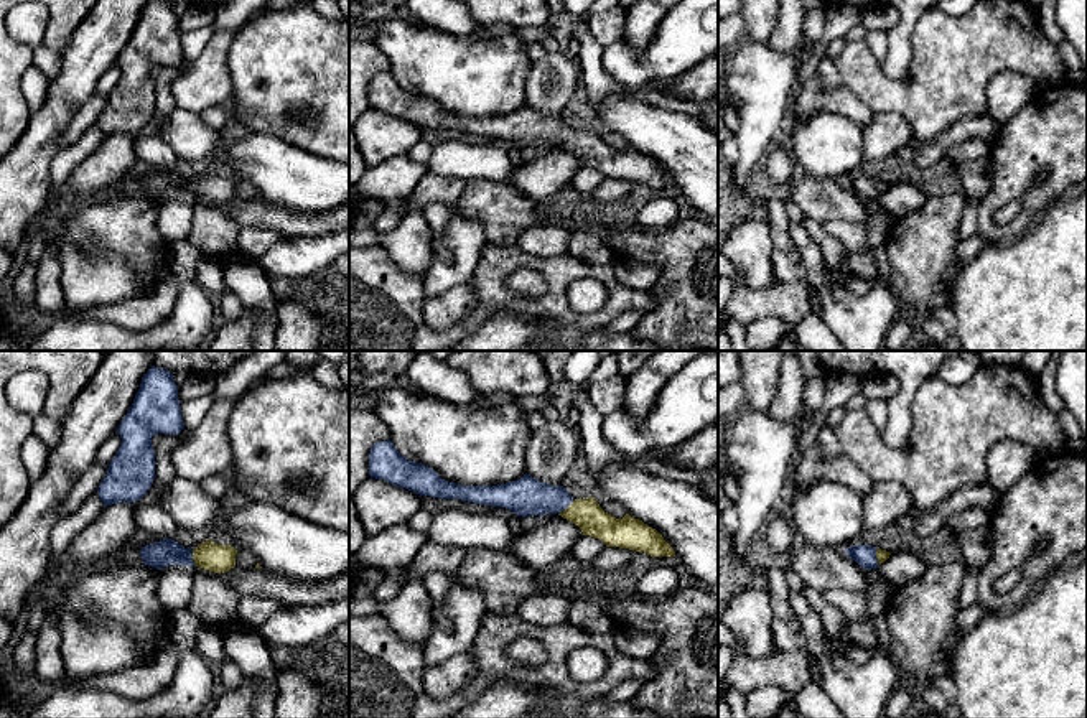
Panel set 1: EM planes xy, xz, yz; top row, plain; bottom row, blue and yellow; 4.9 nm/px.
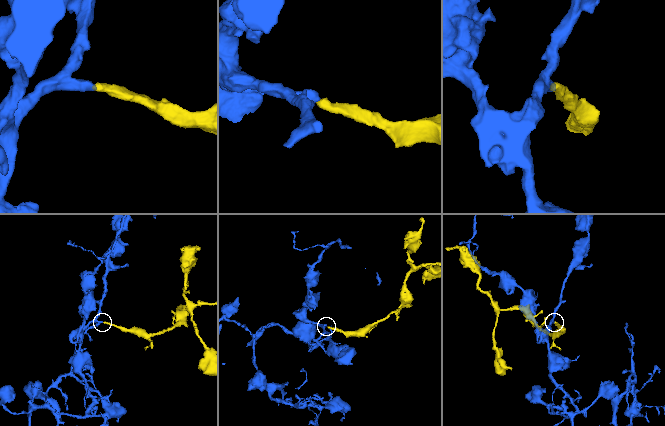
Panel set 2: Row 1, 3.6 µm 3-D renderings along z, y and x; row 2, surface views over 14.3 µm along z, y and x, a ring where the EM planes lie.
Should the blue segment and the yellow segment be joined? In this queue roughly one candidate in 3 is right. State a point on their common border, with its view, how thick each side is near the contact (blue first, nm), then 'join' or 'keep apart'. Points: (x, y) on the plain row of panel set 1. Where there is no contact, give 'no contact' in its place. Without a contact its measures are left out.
contact xz (567, 137); calibres 190 and 150 nm; join

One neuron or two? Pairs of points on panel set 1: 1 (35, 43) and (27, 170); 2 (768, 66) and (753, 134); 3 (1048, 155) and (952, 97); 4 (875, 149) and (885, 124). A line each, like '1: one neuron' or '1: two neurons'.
1: two neurons
2: one neuron
3: two neurons
4: one neuron

